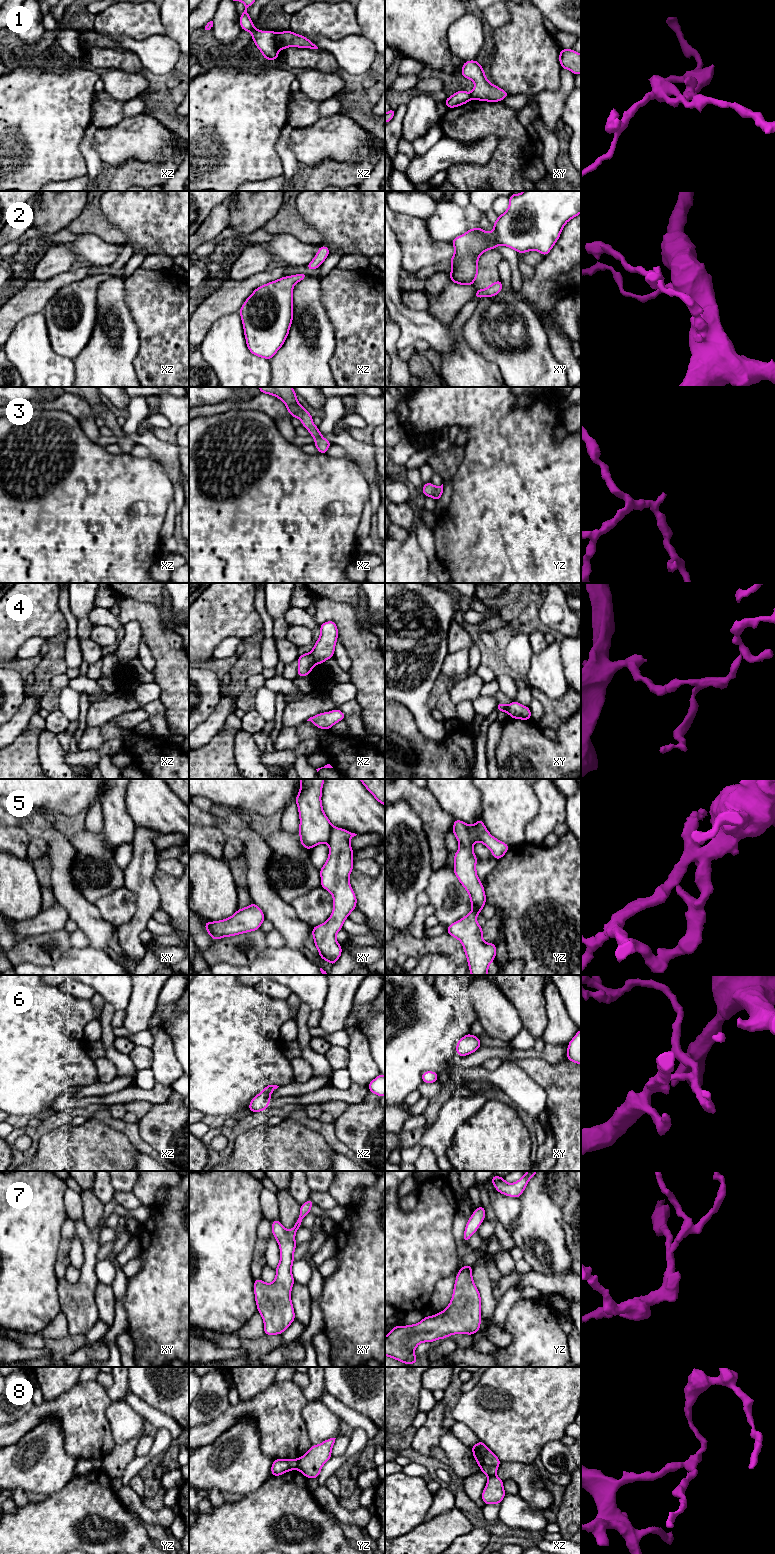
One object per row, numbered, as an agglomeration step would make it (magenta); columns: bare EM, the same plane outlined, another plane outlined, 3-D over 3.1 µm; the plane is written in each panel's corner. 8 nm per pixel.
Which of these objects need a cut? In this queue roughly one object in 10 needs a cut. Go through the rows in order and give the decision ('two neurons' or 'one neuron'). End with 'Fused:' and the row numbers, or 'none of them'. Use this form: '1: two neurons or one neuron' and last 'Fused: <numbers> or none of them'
1: two neurons
2: one neuron
3: one neuron
4: two neurons
5: two neurons
6: one neuron
7: one neuron
8: two neurons
Fused: 1, 4, 5, 8

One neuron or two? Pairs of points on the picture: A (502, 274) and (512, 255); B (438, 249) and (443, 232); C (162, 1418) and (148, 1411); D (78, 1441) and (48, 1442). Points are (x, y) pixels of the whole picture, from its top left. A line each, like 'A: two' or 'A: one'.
A: two
B: two
C: one
D: two

